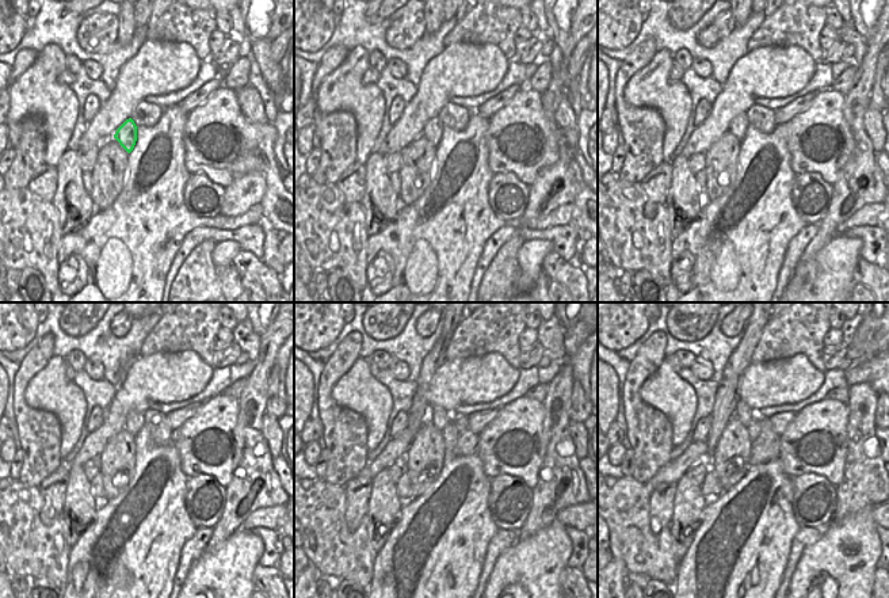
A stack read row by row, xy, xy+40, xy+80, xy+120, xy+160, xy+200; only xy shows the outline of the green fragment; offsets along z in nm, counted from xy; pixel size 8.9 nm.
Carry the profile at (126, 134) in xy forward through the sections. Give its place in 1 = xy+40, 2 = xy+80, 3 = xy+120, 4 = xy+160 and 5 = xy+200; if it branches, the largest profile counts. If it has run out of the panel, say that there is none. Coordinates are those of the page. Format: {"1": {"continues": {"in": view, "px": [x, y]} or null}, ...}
{"1": {"continues": {"in": "xy+40", "px": [432, 130]}}, "2": {"continues": {"in": "xy+80", "px": [739, 124]}}, "3": {"continues": {"in": "xy+120", "px": [134, 422]}}, "4": {"continues": {"in": "xy+160", "px": [420, 411]}}, "5": {"continues": {"in": "xy+200", "px": [727, 404]}}}

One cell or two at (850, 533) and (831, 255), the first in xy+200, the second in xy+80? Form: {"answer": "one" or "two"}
{"answer": "one"}

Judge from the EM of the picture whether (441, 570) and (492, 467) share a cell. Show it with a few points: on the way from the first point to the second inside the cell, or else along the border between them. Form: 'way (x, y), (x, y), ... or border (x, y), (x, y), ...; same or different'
border (476, 452), (483, 471), (491, 477); different

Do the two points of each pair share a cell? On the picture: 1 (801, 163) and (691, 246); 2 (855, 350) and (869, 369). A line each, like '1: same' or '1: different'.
1: different
2: different

